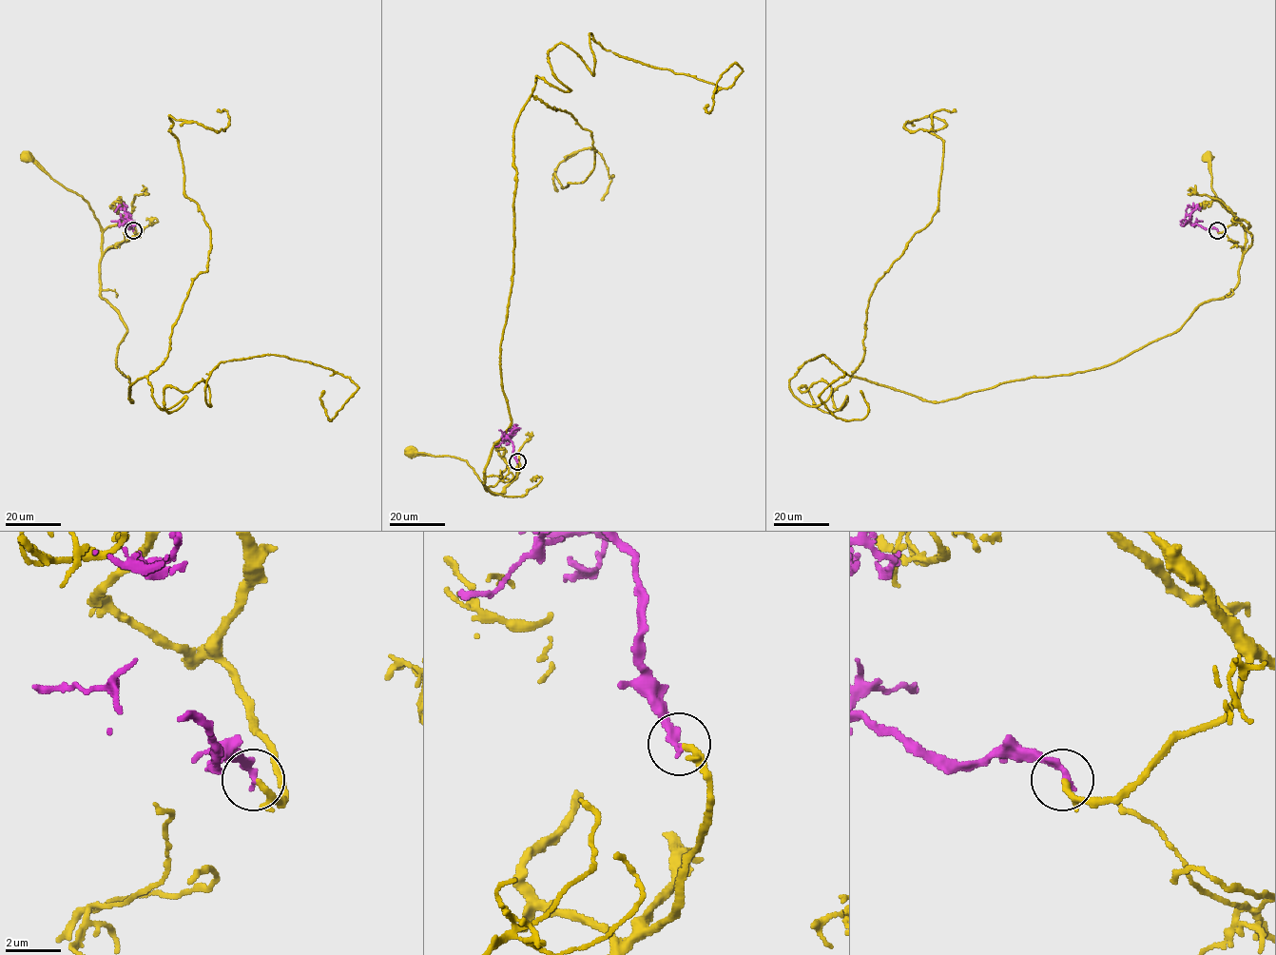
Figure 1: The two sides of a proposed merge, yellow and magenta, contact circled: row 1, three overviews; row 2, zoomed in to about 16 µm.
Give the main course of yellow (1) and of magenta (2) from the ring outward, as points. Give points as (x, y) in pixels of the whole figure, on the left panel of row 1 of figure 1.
1: (133, 230), (136, 232), (129, 218), (103, 229), (93, 211), (81, 197), (61, 185), (28, 155), (25, 156)
2: (133, 230), (123, 224), (129, 214), (118, 207), (114, 212)

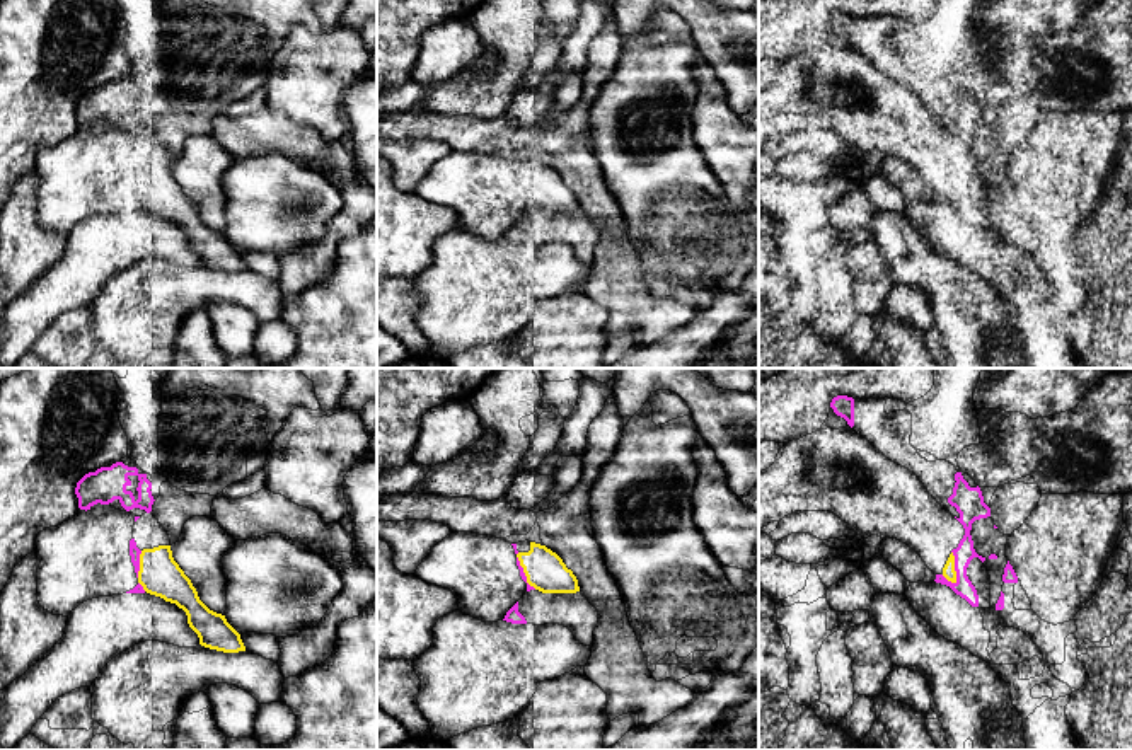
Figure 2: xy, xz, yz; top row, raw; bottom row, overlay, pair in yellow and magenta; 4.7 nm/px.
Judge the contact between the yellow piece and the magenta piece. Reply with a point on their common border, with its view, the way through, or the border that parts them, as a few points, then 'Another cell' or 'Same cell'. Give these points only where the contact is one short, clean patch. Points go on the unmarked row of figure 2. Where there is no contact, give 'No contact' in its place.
Touches yellow at yz (953, 186). Another cell

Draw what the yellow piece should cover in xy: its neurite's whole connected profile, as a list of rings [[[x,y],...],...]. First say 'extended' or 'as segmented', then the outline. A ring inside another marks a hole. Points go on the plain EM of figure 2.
extended; [[[152,131],[135,140],[133,157],[142,169],[138,201],[143,208],[182,227],[201,264],[223,271],[245,269],[240,252],[225,234],[210,228],[199,218],[191,198],[172,176],[167,150]]]

